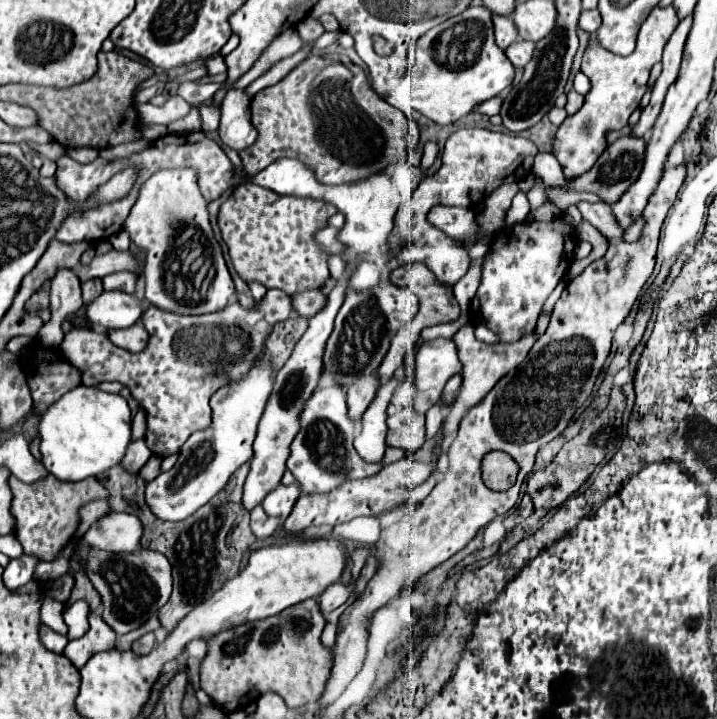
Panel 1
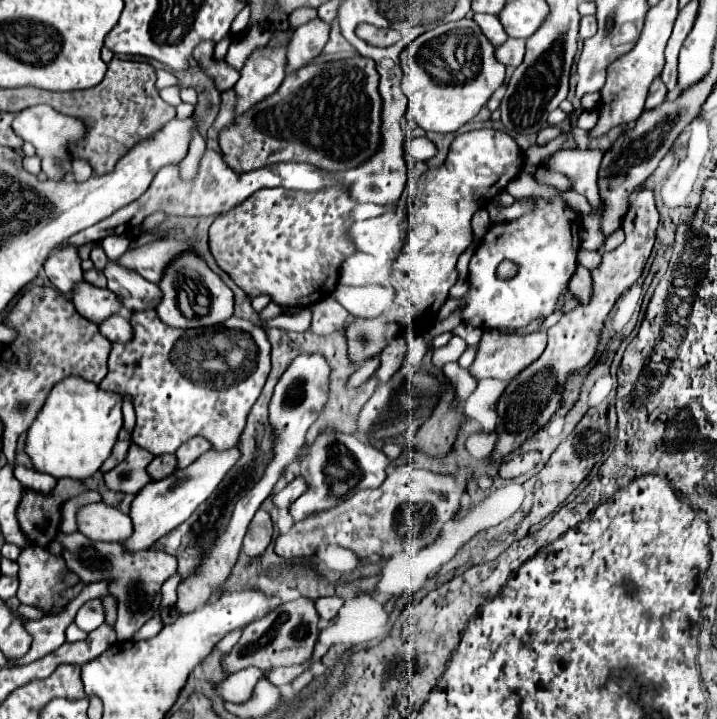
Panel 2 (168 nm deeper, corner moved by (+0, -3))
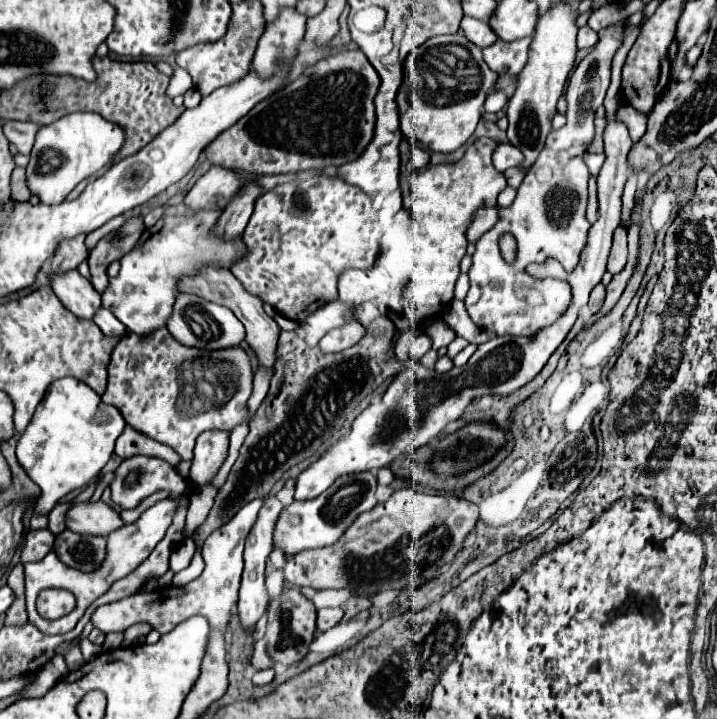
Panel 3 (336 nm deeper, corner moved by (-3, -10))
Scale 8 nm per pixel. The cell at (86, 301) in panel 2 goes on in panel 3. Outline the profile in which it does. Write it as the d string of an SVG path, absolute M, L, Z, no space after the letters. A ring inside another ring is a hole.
M71 270L71 274L51 276L51 288L59 296L63 306L79 318L91 320L103 308L101 294L95 292L91 282L77 270Z

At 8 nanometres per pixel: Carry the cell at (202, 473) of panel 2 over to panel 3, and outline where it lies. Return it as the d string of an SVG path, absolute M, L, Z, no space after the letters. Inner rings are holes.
M171 498L161 500L161 502L153 504L151 508L147 508L147 510L139 516L139 520L135 520L133 524L123 526L123 530L119 530L119 532L107 536L107 562L103 562L103 566L101 566L99 570L95 570L95 574L83 574L83 572L79 572L79 570L71 570L69 566L63 566L63 564L57 560L55 552L49 552L49 554L47 554L43 560L39 560L39 562L25 564L25 596L27 596L29 622L35 624L35 626L39 626L39 630L43 630L45 634L65 634L65 632L69 632L69 630L79 622L79 618L83 616L85 608L87 608L95 598L99 598L101 594L105 594L105 592L109 590L109 586L111 586L115 580L127 576L131 570L135 570L135 568L151 554L151 550L163 540L167 528L171 526L177 508L179 508L179 504L177 504L175 500L171 500ZM47 588L63 588L63 590L73 592L73 596L75 596L75 600L77 600L77 606L75 606L69 614L65 614L65 616L61 616L61 618L57 618L57 620L45 620L45 618L41 618L39 612L37 612L37 608L35 608L35 598L39 596L41 590L47 590Z

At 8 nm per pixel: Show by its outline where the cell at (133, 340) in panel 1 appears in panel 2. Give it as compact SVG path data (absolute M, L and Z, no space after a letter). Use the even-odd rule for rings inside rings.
M112 315L112 319L106 319L98 327L100 333L112 343L126 343L132 339L132 325L124 315Z

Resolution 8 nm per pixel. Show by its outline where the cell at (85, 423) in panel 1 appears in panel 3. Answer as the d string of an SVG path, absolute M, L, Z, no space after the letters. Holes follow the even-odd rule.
M77 378L55 380L39 402L27 430L17 442L17 458L29 478L41 488L35 514L49 510L69 492L87 486L109 462L125 420L115 406L101 402L99 394Z

